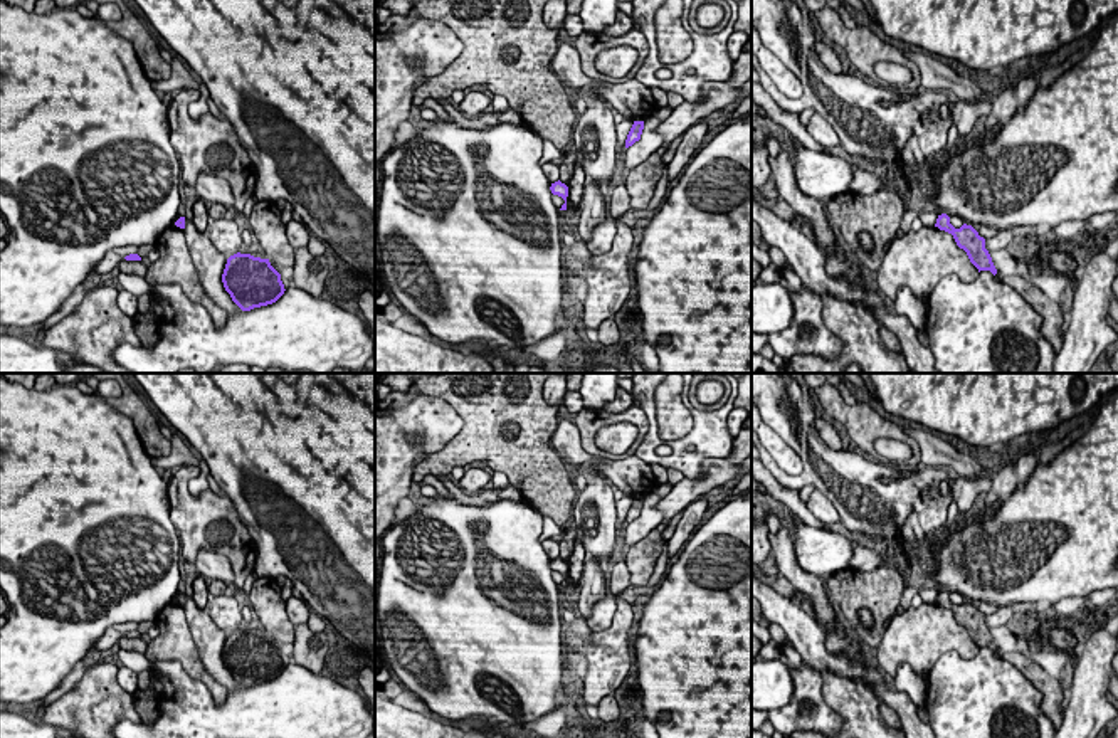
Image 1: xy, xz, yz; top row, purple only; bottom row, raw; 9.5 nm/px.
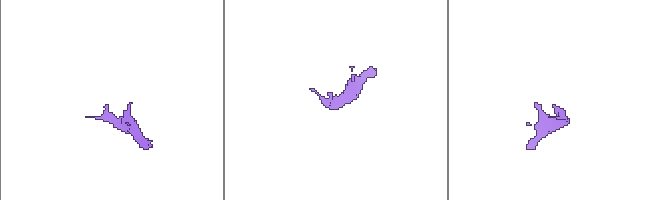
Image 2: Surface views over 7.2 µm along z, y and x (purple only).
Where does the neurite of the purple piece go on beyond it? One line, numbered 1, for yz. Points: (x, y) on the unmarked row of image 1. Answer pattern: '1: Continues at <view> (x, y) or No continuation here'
1: No continuation here

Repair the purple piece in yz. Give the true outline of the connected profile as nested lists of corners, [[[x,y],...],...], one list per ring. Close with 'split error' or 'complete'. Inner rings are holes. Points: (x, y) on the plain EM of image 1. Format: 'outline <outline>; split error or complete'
outline [[[941,590],[938,592],[935,604],[953,612],[957,622],[967,629],[970,639],[978,646],[978,649],[990,647],[994,652],[997,651],[992,634],[985,625],[985,615],[980,614],[972,602],[963,600],[960,605],[955,605],[950,600],[950,593]]]; complete

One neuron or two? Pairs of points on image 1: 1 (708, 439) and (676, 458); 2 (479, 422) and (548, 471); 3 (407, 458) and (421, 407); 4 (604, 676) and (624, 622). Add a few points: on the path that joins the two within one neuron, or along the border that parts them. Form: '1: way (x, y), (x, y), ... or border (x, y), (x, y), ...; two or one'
1: way (703, 448), (693, 458), (685, 458); one
2: way (496, 432), (532, 463); one
3: way (400, 446), (400, 427), (409, 419); one
4: way (607, 663), (609, 648), (616, 636); one

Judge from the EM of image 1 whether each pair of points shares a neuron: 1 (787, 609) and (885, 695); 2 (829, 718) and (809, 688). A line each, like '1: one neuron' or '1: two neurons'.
1: one neuron
2: one neuron

